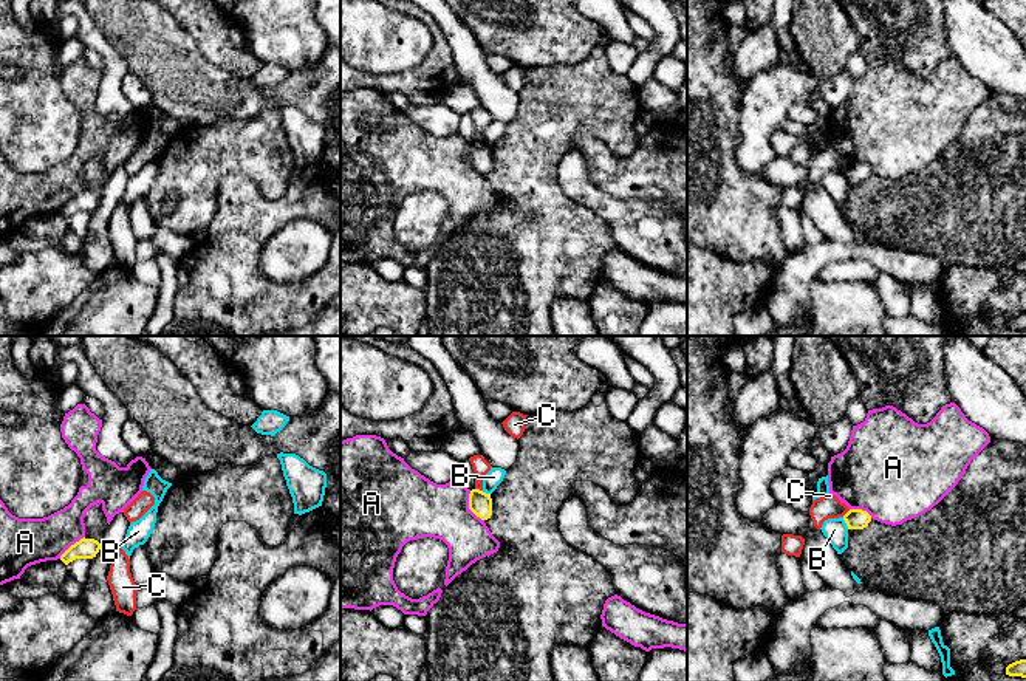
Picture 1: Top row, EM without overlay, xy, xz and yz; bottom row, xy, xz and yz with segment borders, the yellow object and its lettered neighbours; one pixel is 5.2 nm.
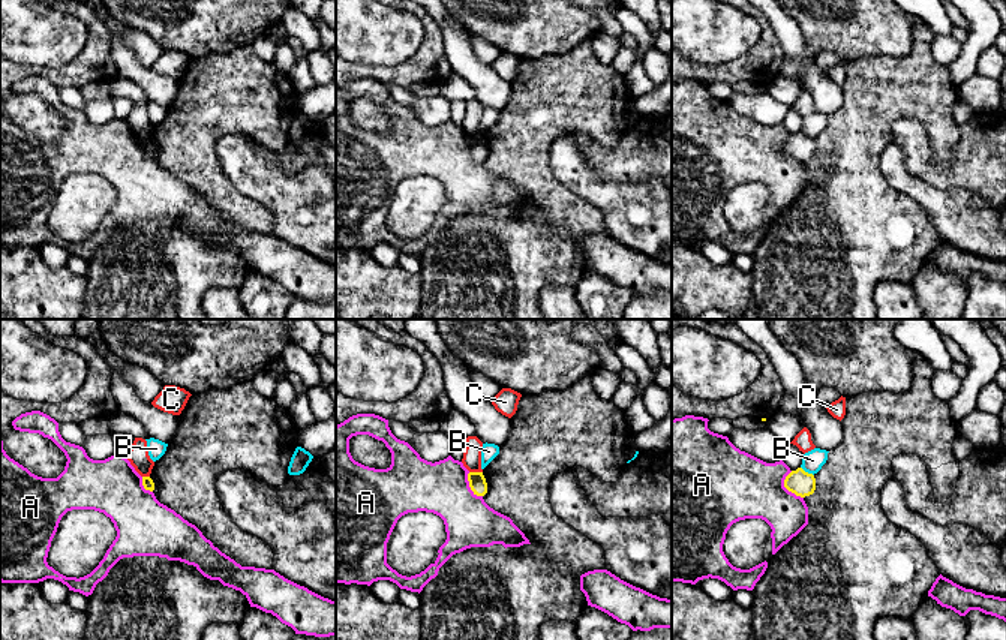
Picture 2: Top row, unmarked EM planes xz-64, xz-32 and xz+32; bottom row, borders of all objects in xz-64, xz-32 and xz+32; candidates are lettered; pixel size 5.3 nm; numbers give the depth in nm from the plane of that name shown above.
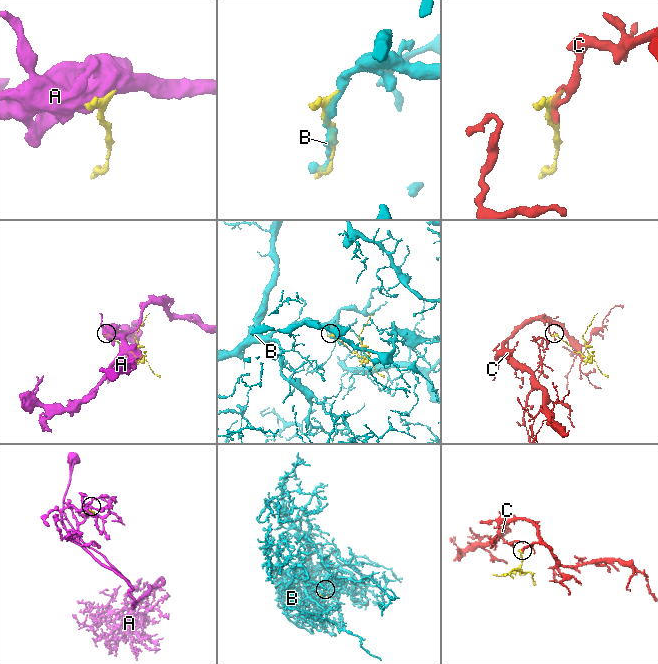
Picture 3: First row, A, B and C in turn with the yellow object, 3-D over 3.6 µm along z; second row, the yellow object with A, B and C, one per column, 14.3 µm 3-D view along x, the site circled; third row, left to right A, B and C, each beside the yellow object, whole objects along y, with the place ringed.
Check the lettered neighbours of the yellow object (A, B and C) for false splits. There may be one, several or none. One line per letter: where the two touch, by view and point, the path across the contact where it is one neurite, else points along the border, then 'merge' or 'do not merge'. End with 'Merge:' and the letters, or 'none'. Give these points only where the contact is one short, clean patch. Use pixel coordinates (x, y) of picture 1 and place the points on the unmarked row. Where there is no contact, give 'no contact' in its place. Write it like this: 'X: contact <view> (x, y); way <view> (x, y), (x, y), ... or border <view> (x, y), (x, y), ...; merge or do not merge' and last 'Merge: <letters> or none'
A: contact xz (469, 160); do not merge
B: contact yz (845, 175); do not merge
C: contact xz (478, 143); border xz (475, 141), (482, 144); do not merge
Merge: none

